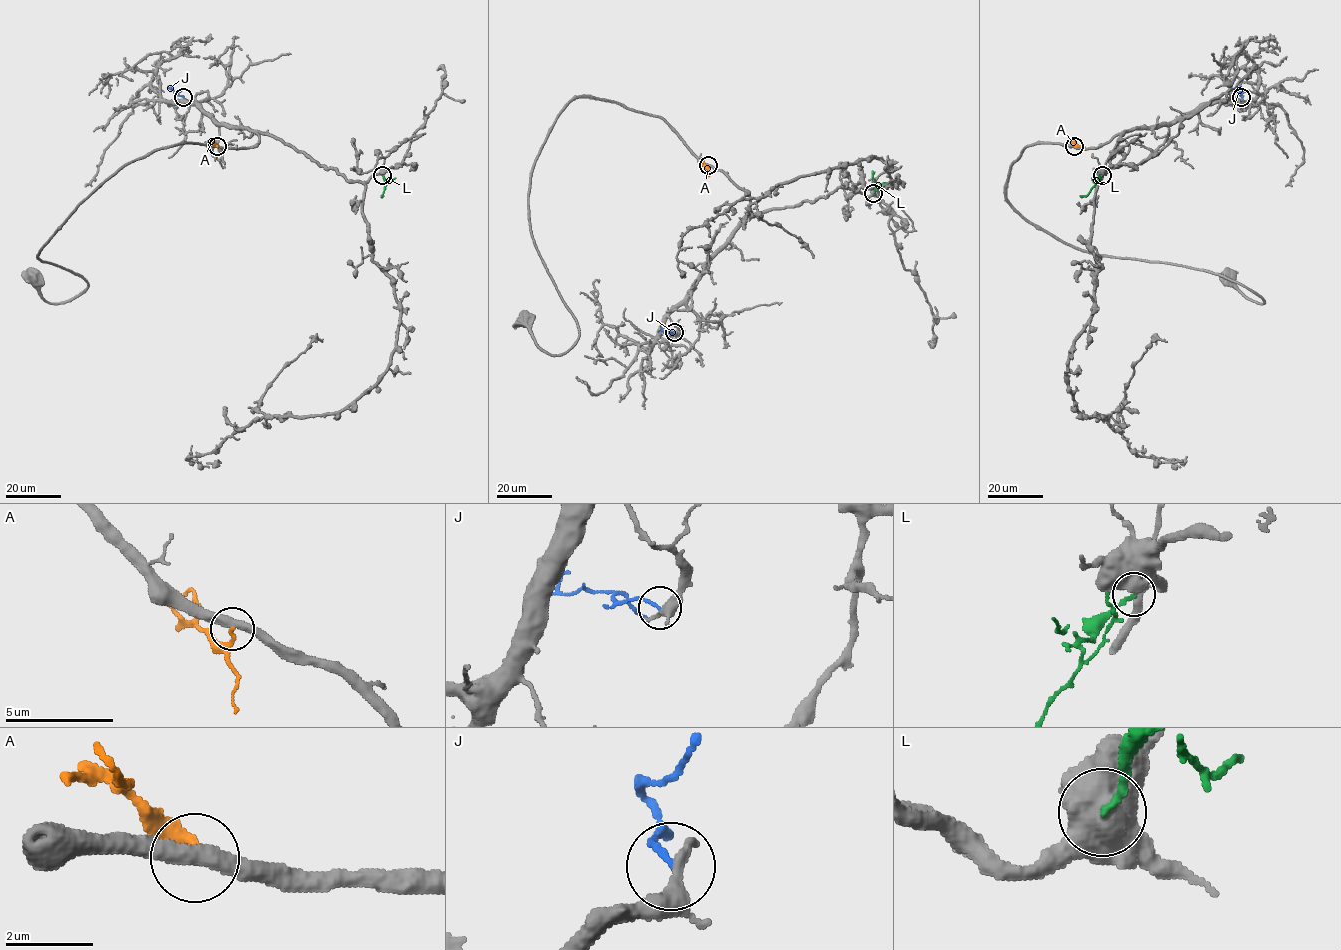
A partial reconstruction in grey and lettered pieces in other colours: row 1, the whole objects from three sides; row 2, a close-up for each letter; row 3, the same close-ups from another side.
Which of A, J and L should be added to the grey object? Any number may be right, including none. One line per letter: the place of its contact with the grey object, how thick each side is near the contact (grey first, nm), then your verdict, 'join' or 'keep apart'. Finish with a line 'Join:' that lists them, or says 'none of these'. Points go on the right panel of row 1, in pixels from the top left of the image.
A: contact (1074, 146); calibres 400 and 200 nm; keep apart
J: contact (1241, 97); calibres 400 and 120 nm; keep apart
L: contact (1102, 175); calibres 750 and 170 nm; keep apart
Join: none of these

